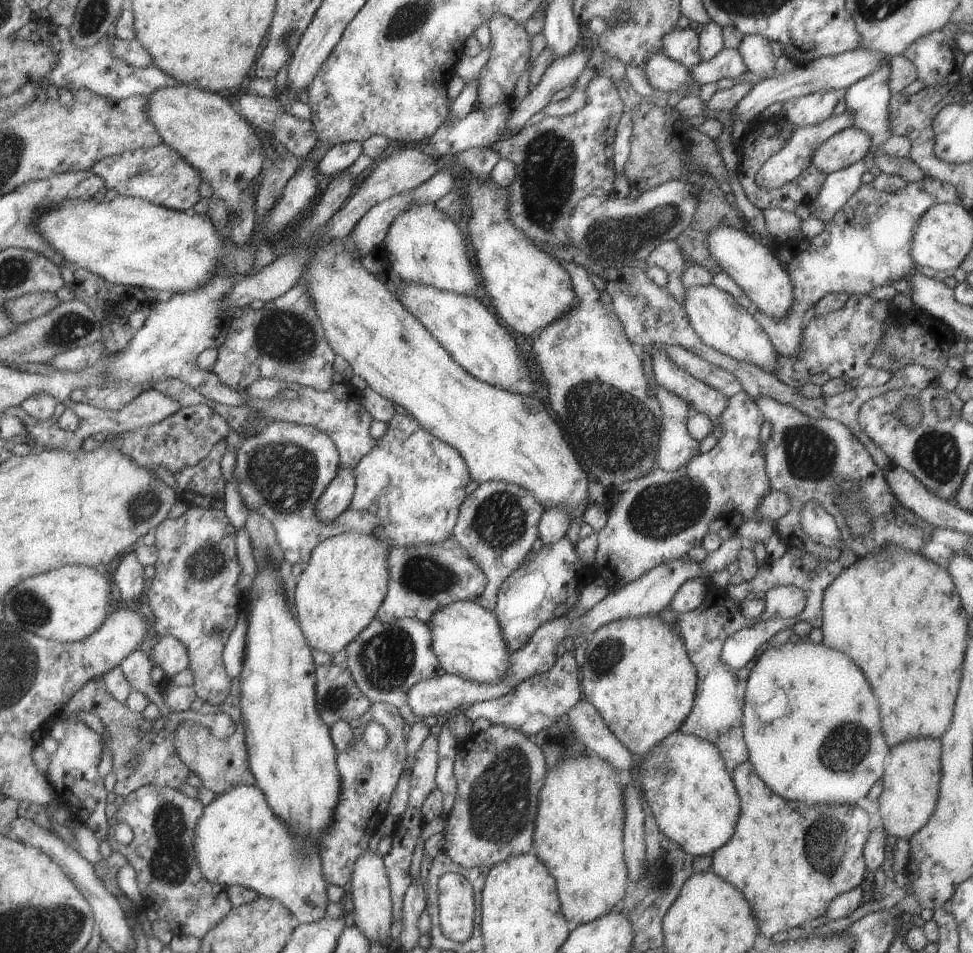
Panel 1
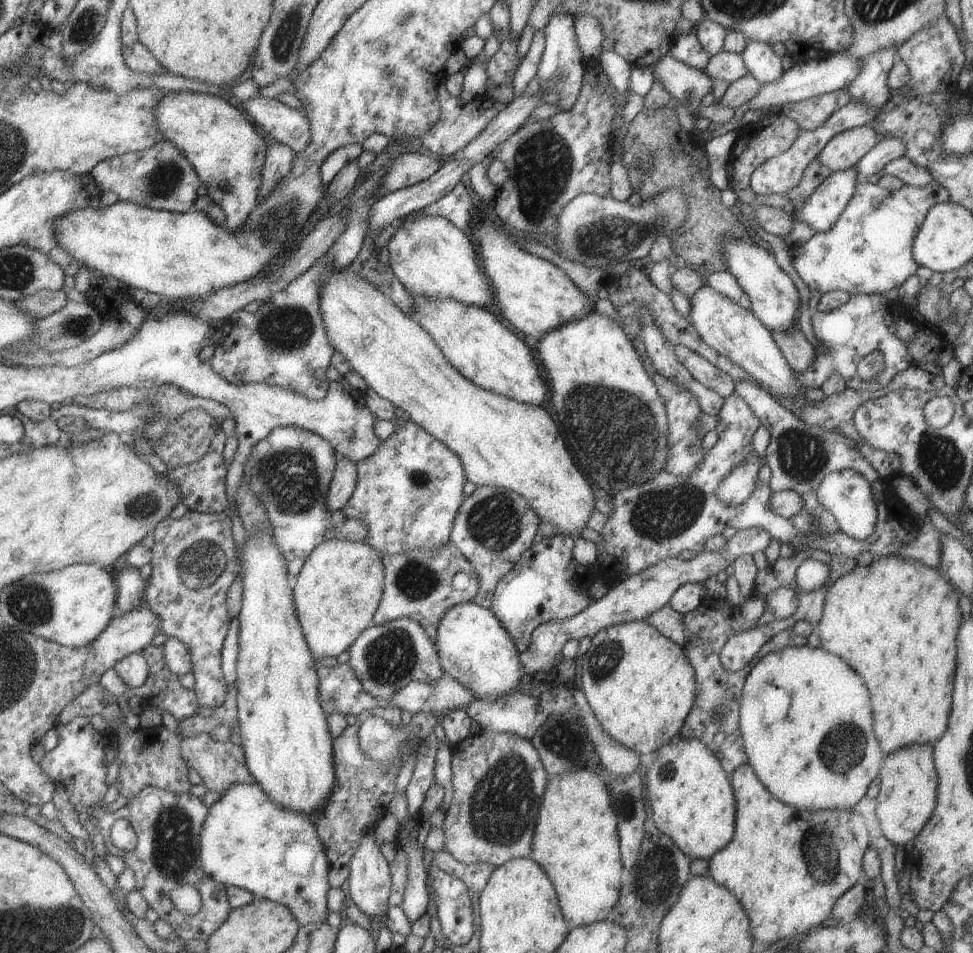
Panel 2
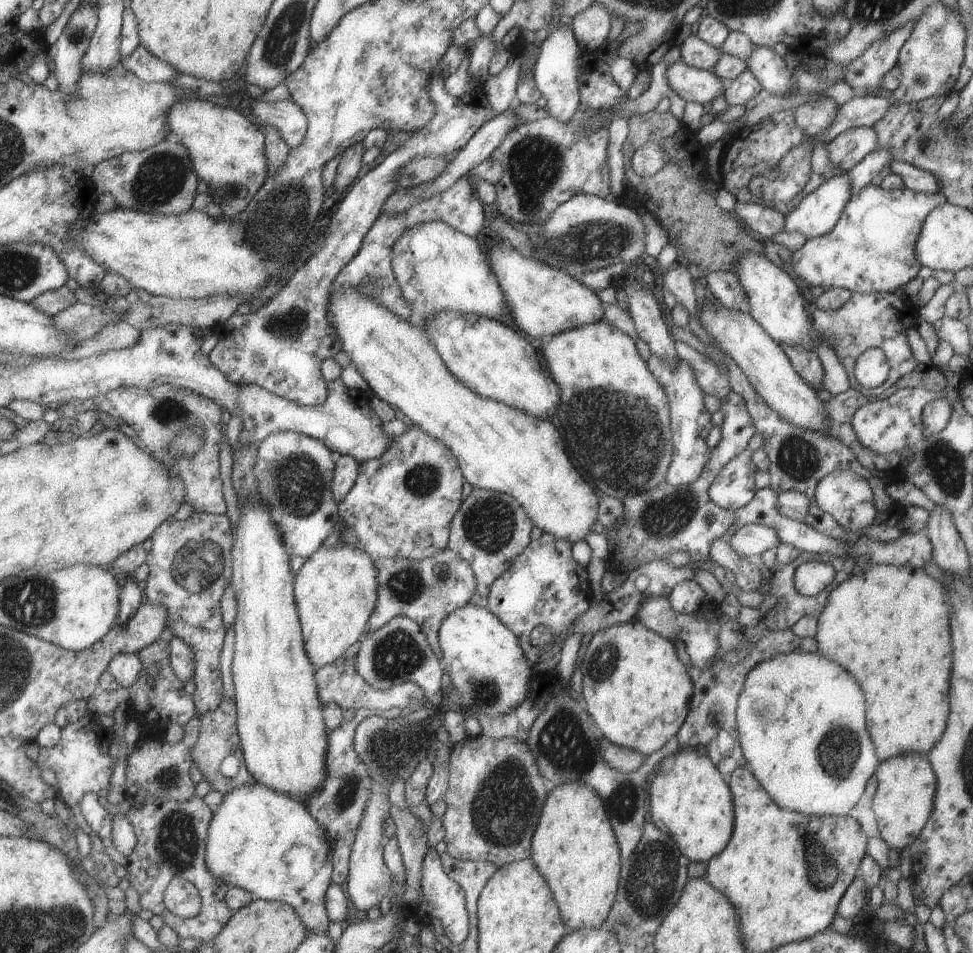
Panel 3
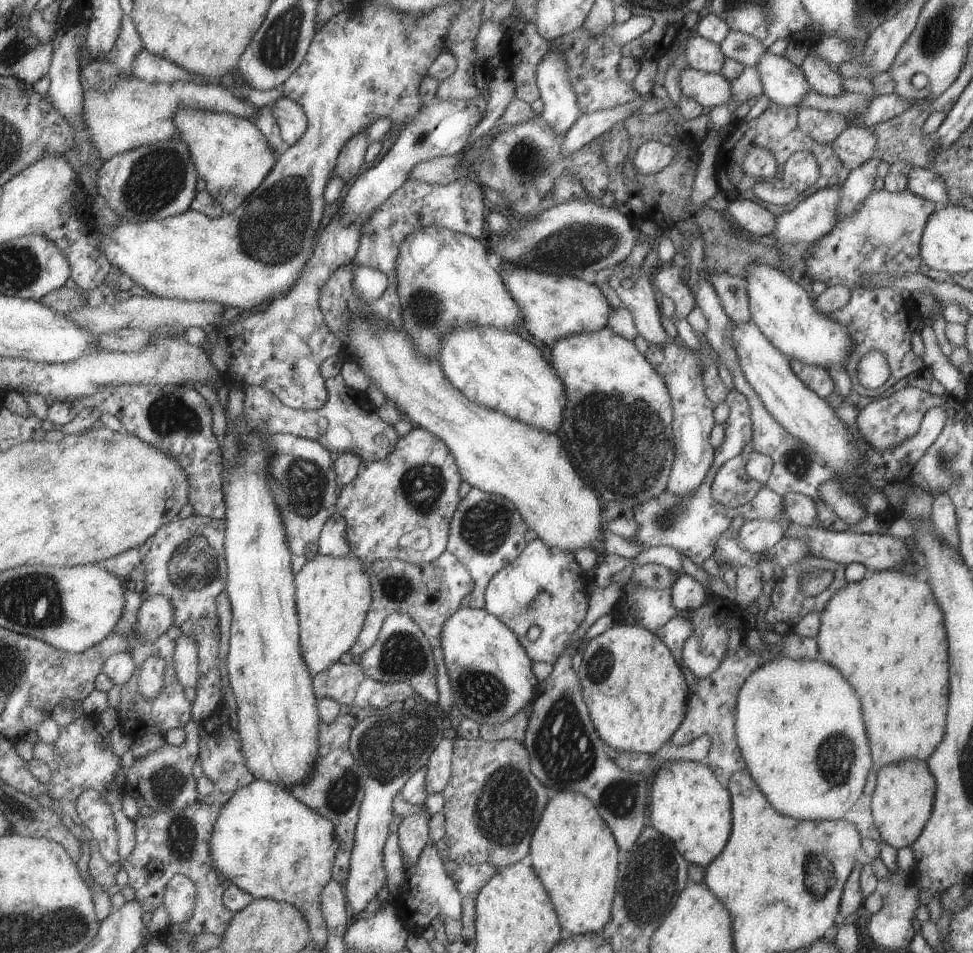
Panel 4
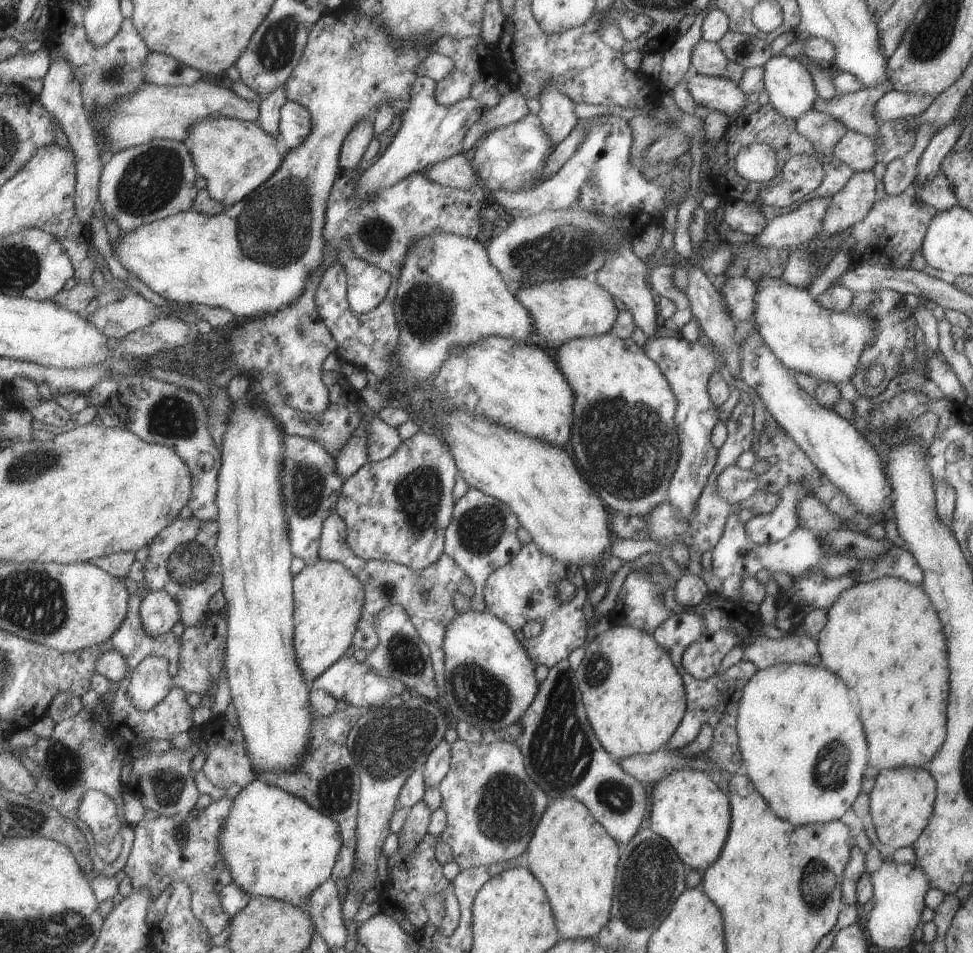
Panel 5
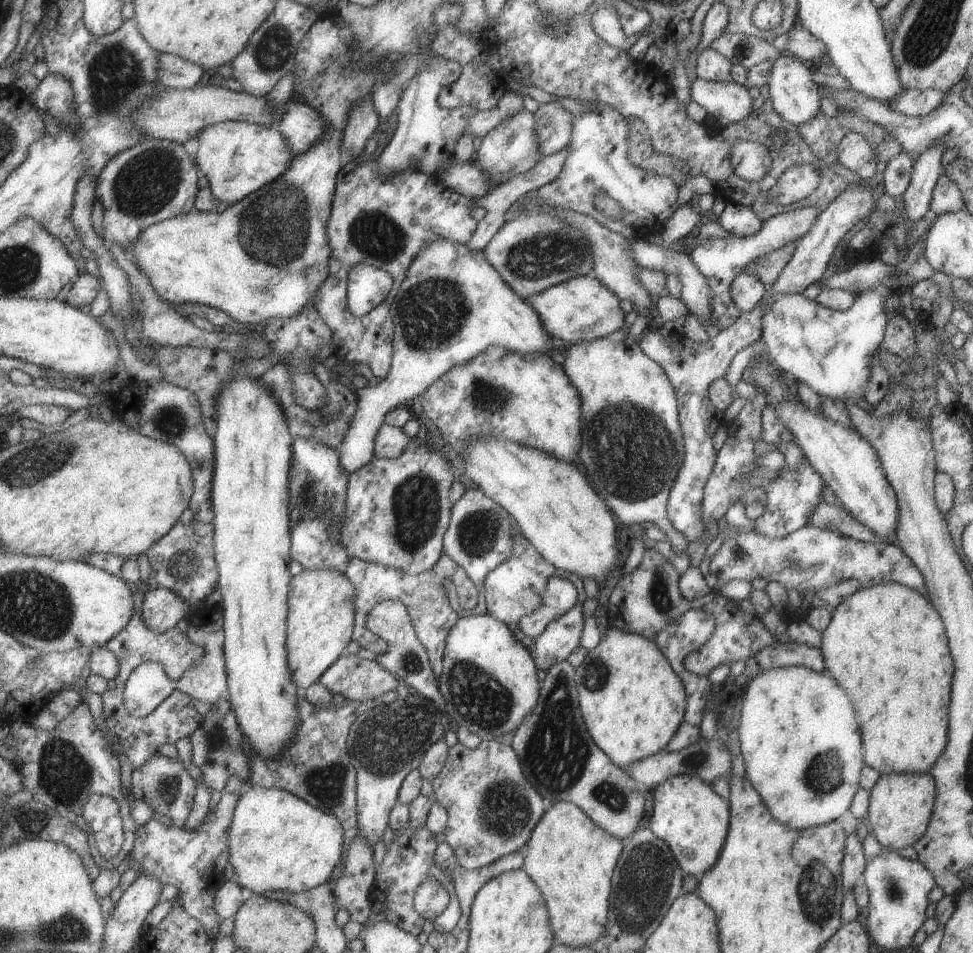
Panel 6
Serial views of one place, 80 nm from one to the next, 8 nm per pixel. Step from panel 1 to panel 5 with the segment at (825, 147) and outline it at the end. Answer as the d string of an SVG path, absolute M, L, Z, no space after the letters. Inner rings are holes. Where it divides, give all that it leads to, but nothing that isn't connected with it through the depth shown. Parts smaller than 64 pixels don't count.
M849 129L832 148L832 155L853 172L866 171L876 163L876 144L867 135Z

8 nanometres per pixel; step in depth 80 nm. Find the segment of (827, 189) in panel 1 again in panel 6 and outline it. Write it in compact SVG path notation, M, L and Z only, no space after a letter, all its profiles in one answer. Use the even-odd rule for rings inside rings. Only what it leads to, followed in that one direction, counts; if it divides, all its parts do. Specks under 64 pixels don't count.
M801 207L800 209L792 209L787 213L778 213L763 221L760 224L760 229L755 234L747 235L746 237L732 236L726 240L709 237L697 242L687 252L688 257L693 261L697 270L705 276L709 285L710 293L712 294L709 318L714 322L713 328L717 332L727 328L741 314L728 293L729 284L732 283L733 278L743 271L743 267L753 259L766 252L780 249L784 244L793 243L805 236L813 226L818 214L819 212L816 212L815 207Z

